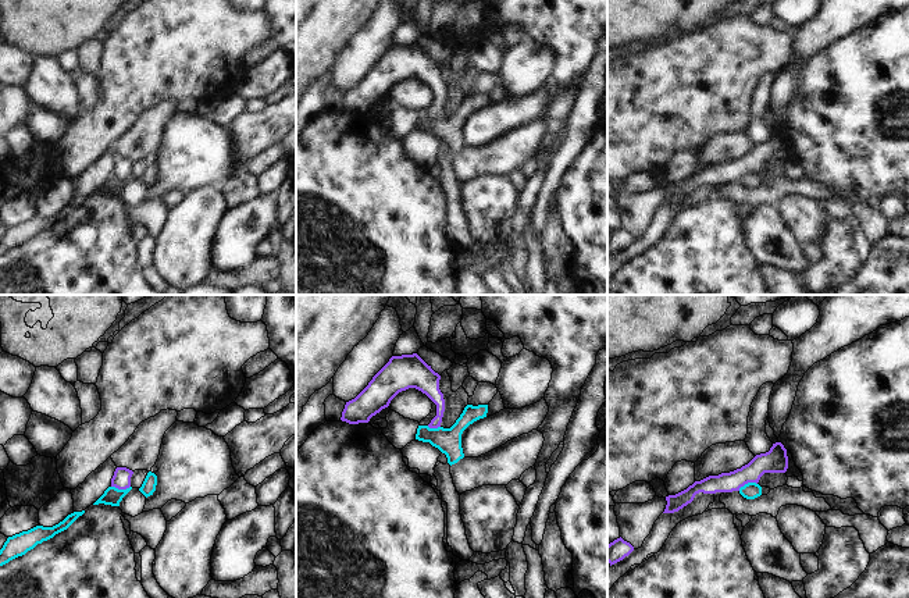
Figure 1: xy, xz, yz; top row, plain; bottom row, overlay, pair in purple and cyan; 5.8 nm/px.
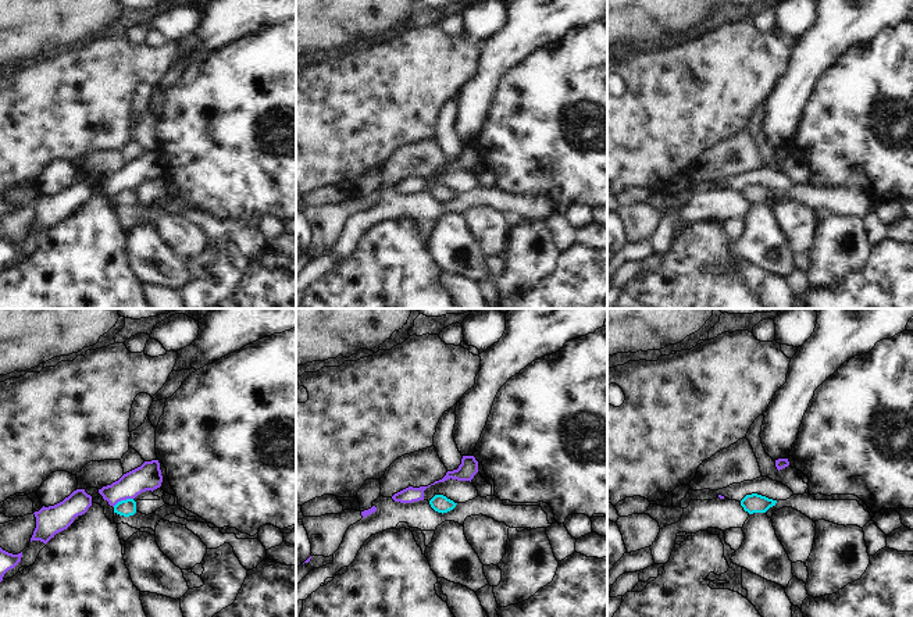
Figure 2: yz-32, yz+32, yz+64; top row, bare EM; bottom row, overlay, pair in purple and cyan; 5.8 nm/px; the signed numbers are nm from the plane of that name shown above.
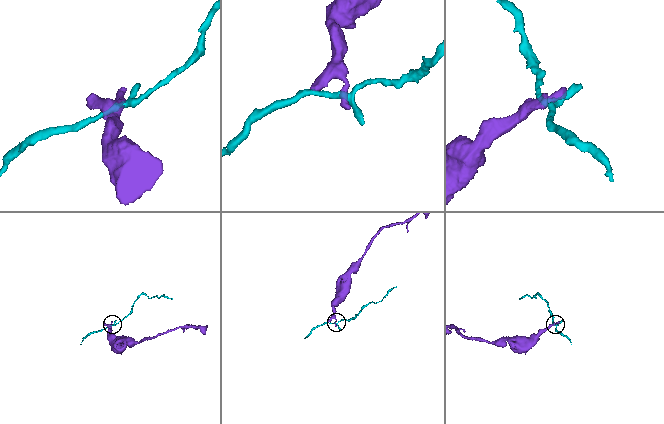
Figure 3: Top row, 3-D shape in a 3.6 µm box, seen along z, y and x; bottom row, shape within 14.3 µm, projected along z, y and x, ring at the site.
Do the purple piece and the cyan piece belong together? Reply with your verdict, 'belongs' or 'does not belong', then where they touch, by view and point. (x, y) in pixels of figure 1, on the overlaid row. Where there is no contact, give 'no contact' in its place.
does not belong; contact yz (747, 483)

